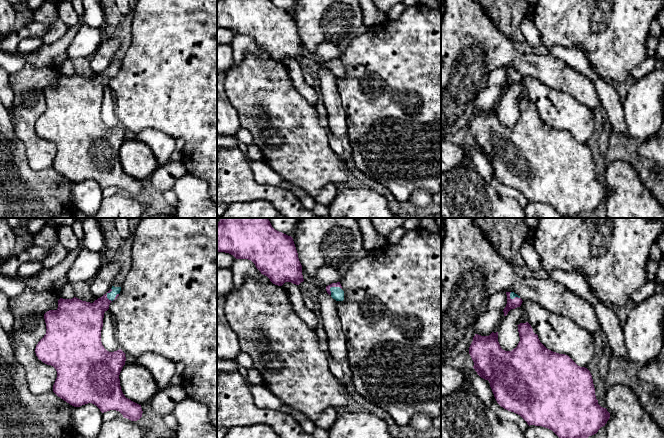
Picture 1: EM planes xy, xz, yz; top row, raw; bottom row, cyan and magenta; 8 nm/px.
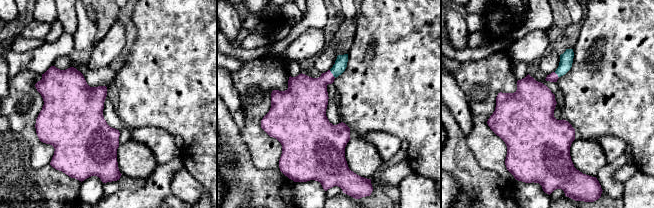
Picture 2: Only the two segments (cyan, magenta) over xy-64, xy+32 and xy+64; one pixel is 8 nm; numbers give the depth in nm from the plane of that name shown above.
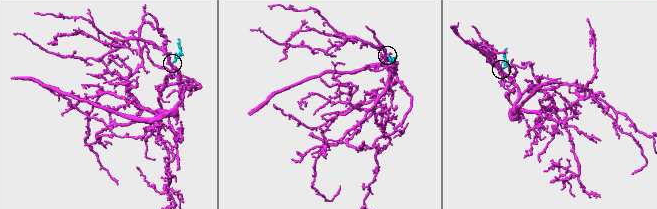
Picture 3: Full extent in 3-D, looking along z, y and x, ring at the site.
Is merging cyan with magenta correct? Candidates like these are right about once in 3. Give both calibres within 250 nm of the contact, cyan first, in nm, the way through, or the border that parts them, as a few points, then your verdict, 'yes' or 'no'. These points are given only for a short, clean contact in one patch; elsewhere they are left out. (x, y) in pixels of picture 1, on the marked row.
70 nm thick on the cyan side, 260 nm on the other; runs through xy (111, 296), (112, 300), (106, 300), (87, 318); yes

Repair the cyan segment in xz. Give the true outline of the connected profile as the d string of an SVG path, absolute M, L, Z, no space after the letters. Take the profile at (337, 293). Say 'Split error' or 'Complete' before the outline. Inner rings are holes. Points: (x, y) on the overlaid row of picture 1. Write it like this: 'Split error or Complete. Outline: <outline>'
Split error. Outline: M340 282L332 283L326 286L326 291L336 301L344 300L344 291L342 290Z

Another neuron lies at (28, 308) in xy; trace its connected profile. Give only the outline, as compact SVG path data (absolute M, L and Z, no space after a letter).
M26 288L9 300L9 308L14 318L14 328L9 341L17 361L25 369L32 393L53 391L57 378L56 369L39 360L35 348L46 334L44 314L49 310L57 310L59 299L56 290L37 292Z

